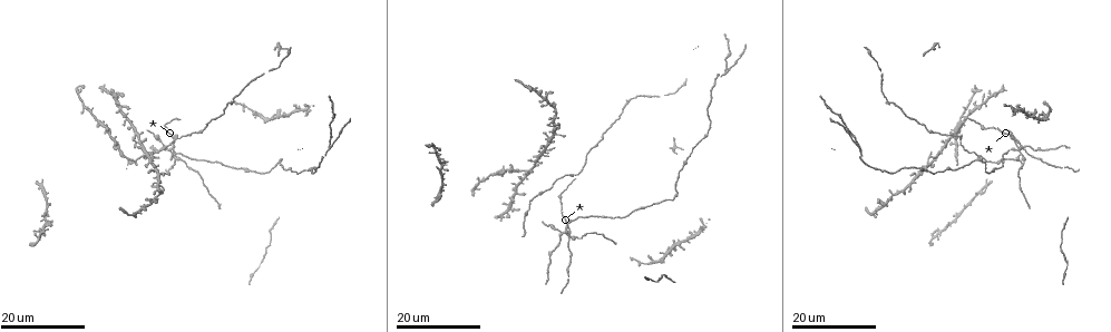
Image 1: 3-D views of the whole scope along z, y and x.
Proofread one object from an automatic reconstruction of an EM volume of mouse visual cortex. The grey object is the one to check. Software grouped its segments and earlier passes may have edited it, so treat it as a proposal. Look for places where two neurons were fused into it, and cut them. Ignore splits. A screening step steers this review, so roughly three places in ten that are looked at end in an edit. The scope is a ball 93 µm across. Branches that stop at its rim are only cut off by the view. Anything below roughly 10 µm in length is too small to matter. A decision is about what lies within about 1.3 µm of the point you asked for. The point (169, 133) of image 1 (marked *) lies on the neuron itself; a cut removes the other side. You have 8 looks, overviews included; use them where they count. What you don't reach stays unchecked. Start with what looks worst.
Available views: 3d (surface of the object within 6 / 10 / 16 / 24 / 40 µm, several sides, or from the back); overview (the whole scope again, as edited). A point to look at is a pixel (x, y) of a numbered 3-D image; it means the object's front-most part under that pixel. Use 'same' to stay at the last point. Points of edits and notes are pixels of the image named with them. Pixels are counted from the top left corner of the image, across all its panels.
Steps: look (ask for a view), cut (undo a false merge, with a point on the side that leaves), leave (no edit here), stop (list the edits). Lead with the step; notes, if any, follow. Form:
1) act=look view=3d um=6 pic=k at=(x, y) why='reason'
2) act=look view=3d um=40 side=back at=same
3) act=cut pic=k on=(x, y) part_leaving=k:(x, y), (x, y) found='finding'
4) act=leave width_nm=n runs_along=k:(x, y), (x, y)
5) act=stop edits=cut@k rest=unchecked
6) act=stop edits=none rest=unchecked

act=look view=3d um=16 pic=1 at=(1016, 150) why='four arms meet'

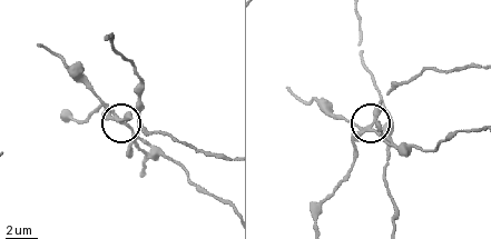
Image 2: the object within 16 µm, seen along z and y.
act=look view=3d um=6 pic=2 at=(120, 120)

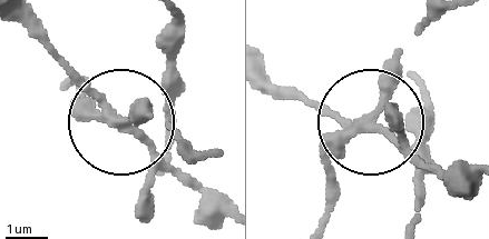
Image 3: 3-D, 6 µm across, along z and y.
act=look view=3d um=6 side=back pic=3 at=(118, 121) why='other side'

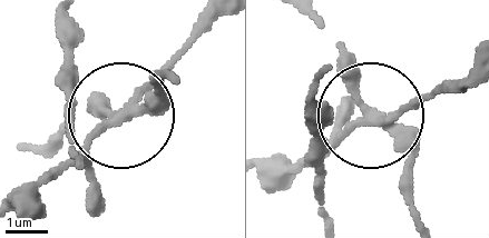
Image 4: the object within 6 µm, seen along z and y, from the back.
act=cut pic=4 on=(93, 174) part_leaving=4:(124, 117), (21, 185) found='a second neuron is stuck on'

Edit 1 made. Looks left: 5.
act=look view=overview

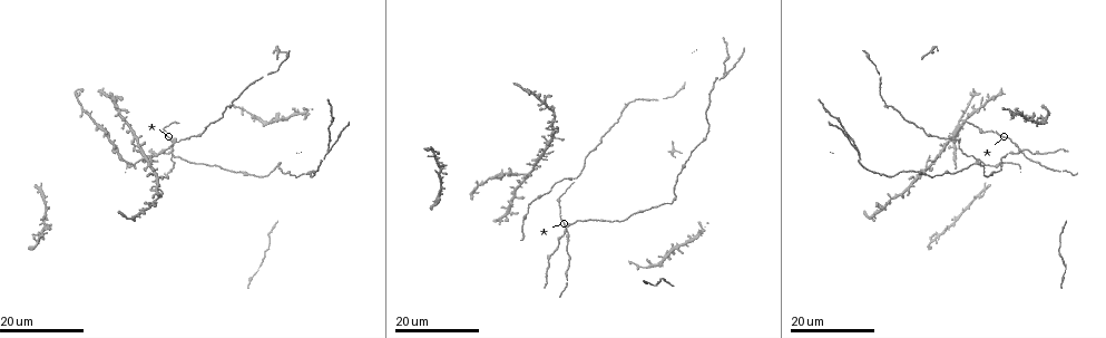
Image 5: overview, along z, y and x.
act=look view=3d um=24 pic=5 at=(959, 143) why='arms part here'

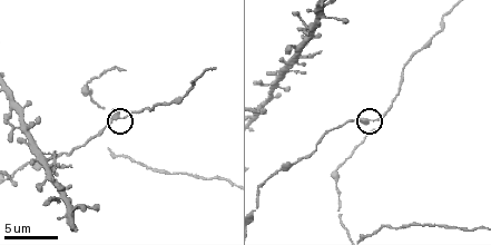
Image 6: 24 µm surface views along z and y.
act=look view=3d um=6 pic=6 at=(119, 116)

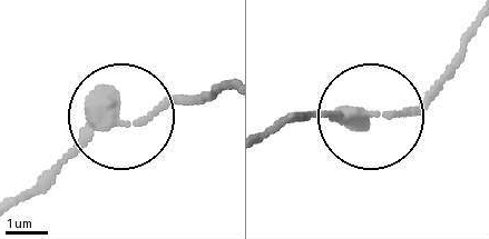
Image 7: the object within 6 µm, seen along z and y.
act=look view=3d um=6 side=back pic=7 at=(120, 122) why='other side'

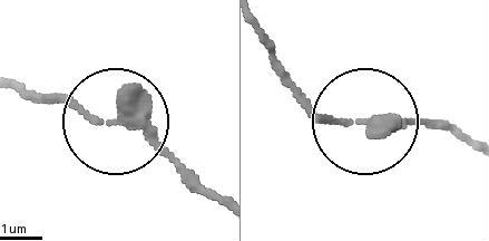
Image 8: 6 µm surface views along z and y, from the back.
act=leave arms=3 found='continuous, no second neuron'

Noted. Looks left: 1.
act=stop edits=cut@4 rest=unchecked

